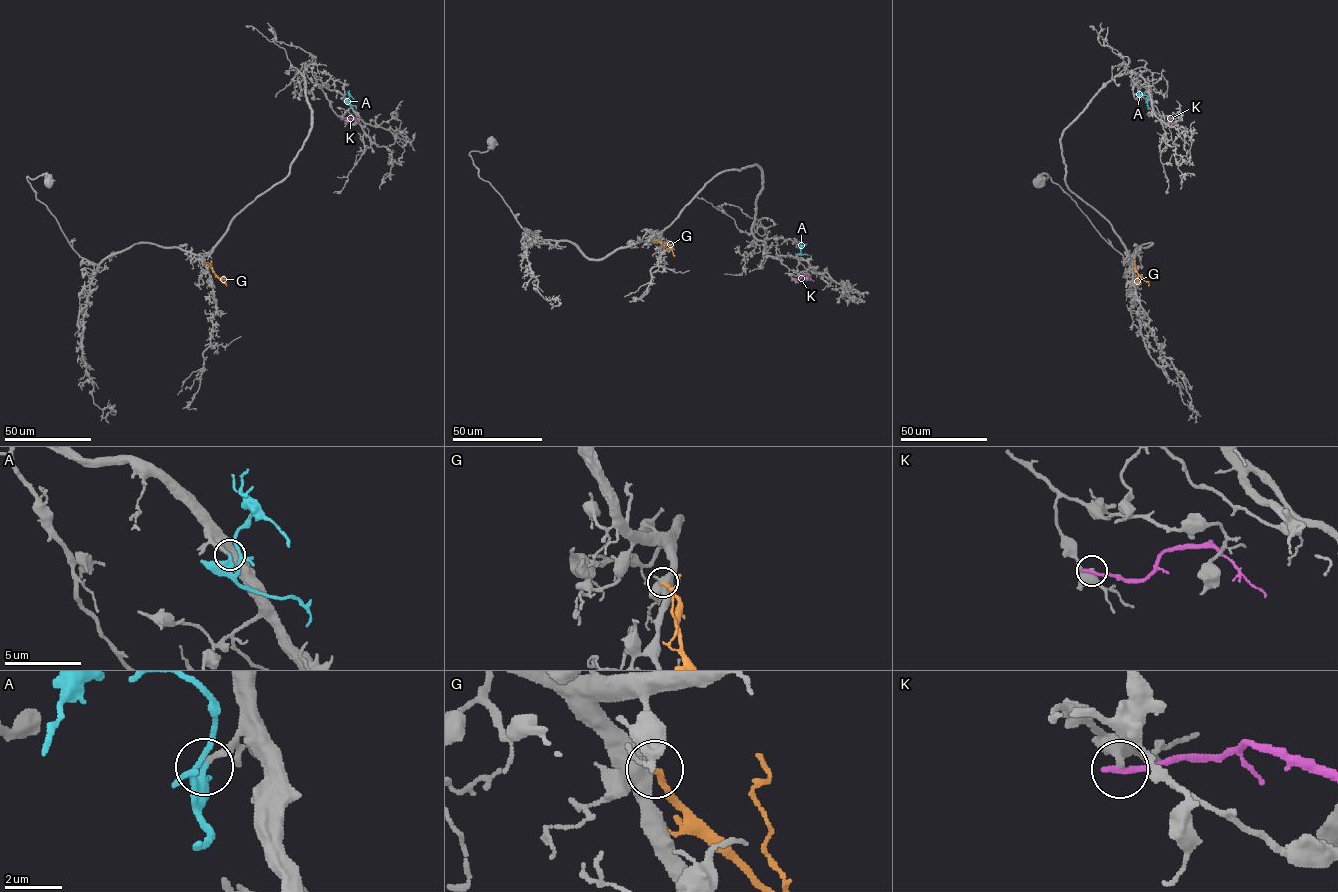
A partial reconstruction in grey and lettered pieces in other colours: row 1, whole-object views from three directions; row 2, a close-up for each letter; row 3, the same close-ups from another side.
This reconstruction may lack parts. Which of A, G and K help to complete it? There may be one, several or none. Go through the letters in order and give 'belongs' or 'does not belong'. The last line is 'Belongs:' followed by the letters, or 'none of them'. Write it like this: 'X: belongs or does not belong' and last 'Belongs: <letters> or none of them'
A: belongs
G: does not belong
K: does not belong
Belongs: A

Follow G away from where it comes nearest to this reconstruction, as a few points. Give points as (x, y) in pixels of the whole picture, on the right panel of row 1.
G: (1133, 261), (1135, 271), (1148, 285)

